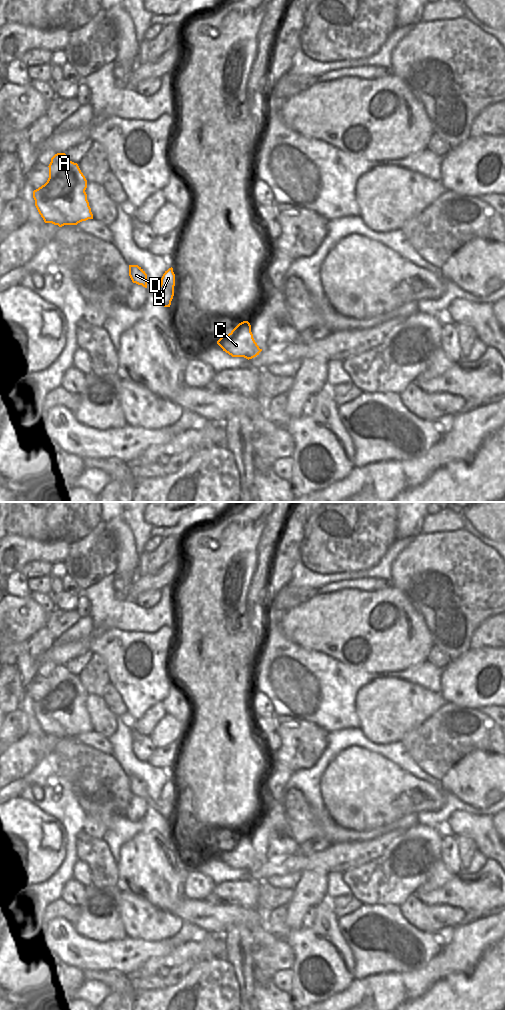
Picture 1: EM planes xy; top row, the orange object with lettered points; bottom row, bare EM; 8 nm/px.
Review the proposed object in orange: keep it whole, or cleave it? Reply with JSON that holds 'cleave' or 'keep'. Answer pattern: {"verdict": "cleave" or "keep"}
{"verdict": "cleave"}

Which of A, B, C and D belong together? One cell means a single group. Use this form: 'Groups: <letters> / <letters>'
Groups: A C D / B.

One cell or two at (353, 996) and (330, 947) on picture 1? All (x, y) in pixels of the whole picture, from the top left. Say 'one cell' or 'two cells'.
two cells

